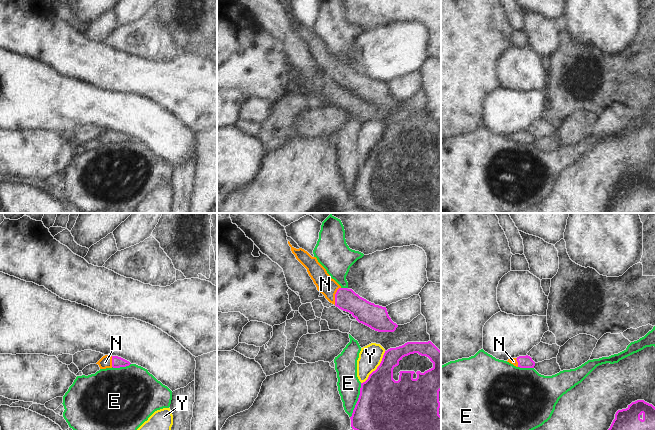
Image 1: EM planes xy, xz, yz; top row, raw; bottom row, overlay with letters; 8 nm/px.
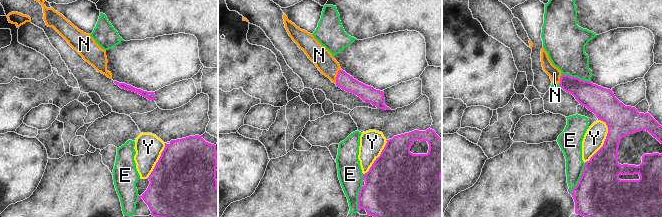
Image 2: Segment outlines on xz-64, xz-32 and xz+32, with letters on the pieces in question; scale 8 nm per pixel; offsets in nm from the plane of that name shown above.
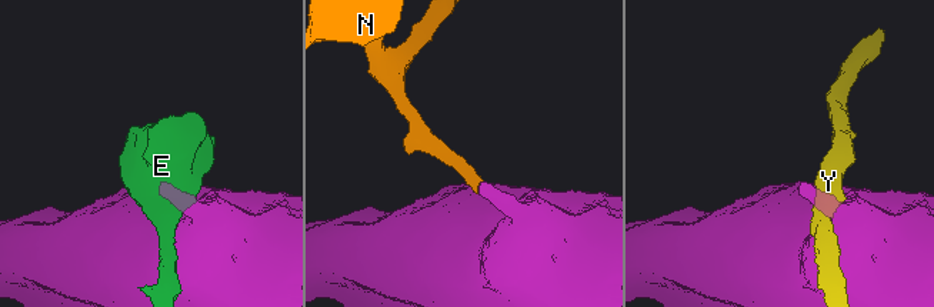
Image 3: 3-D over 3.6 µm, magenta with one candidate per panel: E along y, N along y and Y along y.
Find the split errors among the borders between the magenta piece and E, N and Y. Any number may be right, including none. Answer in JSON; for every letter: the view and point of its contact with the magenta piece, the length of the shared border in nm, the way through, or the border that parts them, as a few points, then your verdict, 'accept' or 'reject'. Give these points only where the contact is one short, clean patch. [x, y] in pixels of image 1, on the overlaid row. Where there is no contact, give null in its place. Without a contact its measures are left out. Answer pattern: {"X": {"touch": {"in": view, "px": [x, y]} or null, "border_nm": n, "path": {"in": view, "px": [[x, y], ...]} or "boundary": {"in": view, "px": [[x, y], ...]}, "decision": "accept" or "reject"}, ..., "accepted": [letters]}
{"E": {"touch": {"in": "xz", "px": [358, 400]}, "border_nm": 300, "decision": "reject"}, "N": {"touch": {"in": "xz", "px": [335, 296]}, "border_nm": 150, "path": {"in": "xz", "px": [[346, 299], [335, 296], [325, 284]]}, "decision": "accept"}, "Y": {"touch": {"in": "xz", "px": [377, 368]}, "border_nm": 320, "decision": "reject"}, "accepted": ["N"]}

